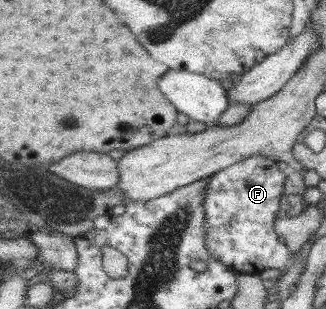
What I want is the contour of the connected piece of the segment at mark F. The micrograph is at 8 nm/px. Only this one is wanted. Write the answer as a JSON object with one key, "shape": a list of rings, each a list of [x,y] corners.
{"shape":[[[259,155],[253,156],[214,174],[208,186],[208,196],[205,198],[205,208],[208,212],[208,245],[214,257],[221,259],[234,271],[260,275],[267,268],[277,268],[286,272],[293,268],[298,261],[294,252],[285,242],[281,242],[275,222],[281,212],[281,198],[286,196],[287,176],[290,170],[281,170],[279,161],[274,158]]]}

